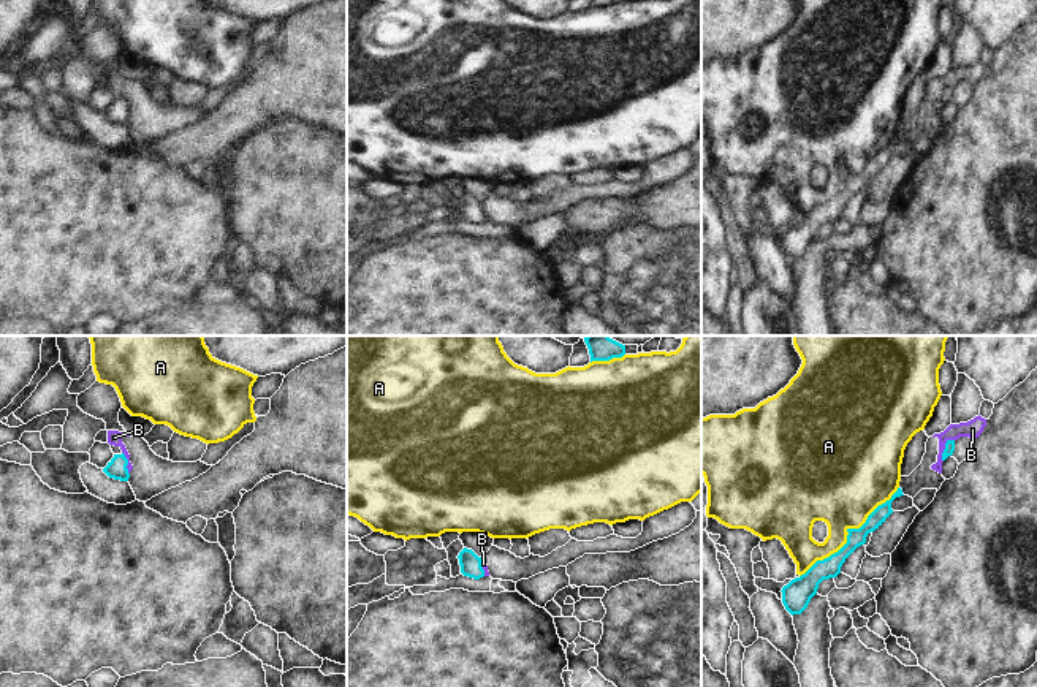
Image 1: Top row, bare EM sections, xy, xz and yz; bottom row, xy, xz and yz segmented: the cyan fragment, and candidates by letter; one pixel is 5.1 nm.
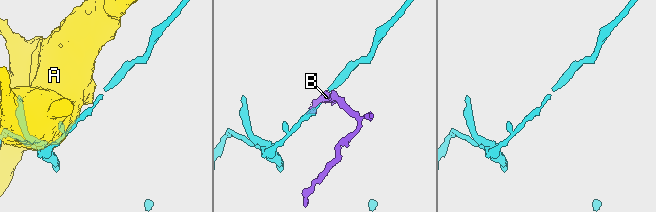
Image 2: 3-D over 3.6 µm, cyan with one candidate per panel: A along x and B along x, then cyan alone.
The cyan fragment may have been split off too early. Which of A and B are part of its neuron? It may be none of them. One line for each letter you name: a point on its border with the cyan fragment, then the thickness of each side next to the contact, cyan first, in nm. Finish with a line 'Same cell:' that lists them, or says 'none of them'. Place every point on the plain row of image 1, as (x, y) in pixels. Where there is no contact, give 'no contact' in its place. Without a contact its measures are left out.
Same cell: none of them

